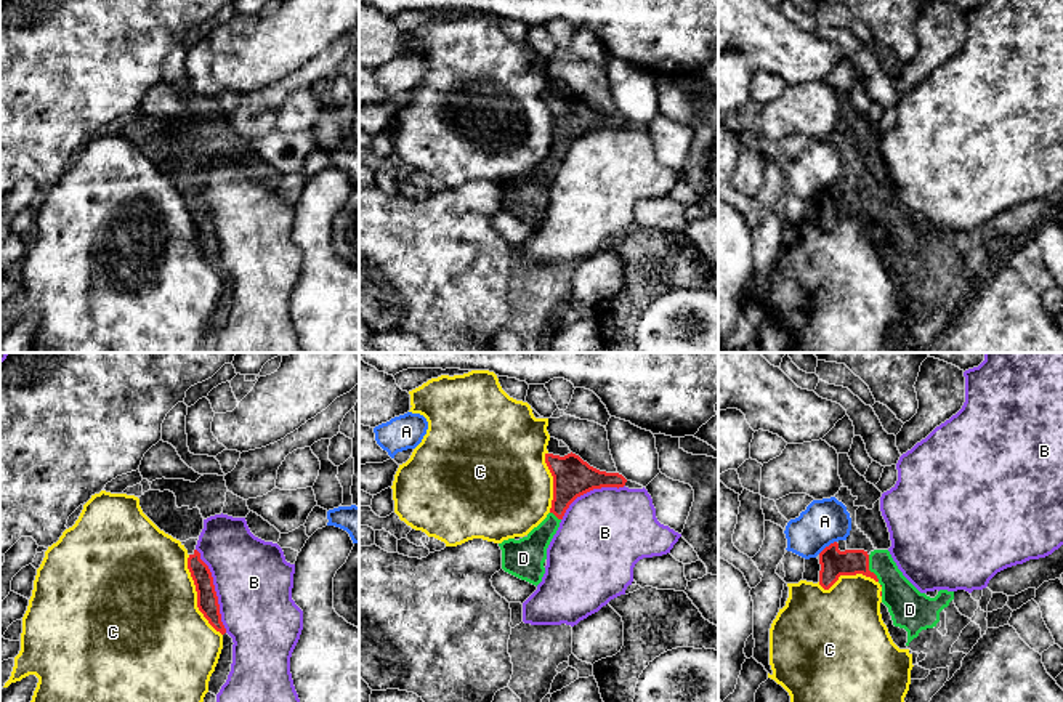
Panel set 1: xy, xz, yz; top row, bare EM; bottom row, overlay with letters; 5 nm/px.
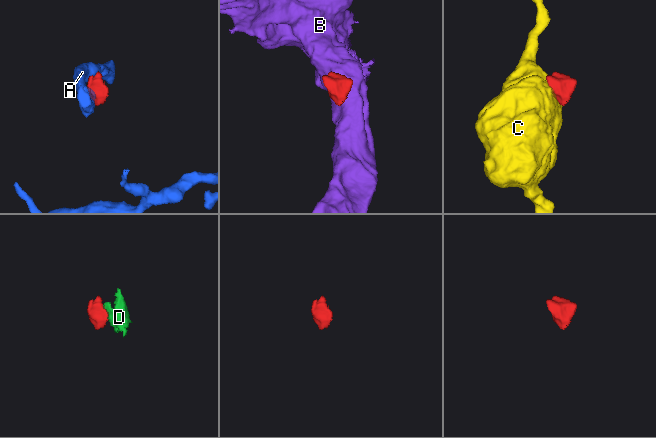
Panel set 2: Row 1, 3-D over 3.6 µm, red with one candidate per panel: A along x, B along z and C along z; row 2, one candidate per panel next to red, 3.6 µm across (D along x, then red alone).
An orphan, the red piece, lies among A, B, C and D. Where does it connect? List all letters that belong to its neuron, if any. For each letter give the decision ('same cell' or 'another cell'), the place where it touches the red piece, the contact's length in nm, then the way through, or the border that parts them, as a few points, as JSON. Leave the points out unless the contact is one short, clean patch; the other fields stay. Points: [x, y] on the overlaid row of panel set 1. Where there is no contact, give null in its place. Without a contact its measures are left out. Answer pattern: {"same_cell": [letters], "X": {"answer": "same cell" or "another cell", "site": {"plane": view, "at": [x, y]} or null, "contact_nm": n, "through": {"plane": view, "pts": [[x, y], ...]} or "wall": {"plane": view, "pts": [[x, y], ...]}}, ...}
{"same_cell": ["D"], "A": {"answer": "another cell", "site": {"plane": "yz", "at": [826, 547]}, "contact_nm": 120, "wall": {"plane": "yz", "pts": [[836, 540], [818, 553]]}}, "B": {"answer": "another cell", "site": {"plane": "xy", "at": [214, 590]}, "contact_nm": 460}, "C": {"answer": "another cell", "site": {"plane": "xy", "at": [198, 595]}, "contact_nm": 440}, "D": {"answer": "same cell", "site": {"plane": "yz", "at": [868, 568]}, "contact_nm": 150, "through": {"plane": "yz", "pts": [[834, 563], [868, 568], [905, 601]]}}}

